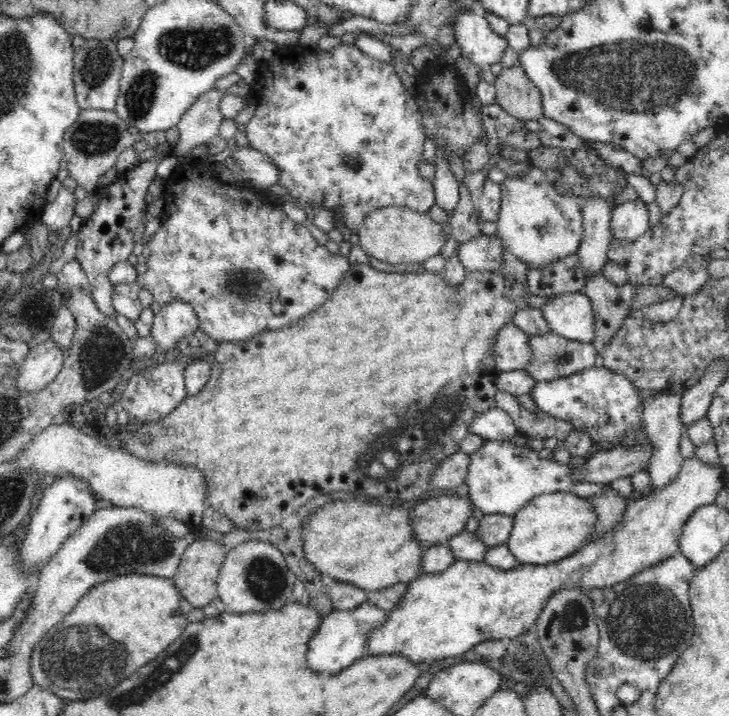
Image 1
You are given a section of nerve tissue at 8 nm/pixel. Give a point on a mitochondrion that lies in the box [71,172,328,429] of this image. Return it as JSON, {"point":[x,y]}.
{"point":[101,354]}

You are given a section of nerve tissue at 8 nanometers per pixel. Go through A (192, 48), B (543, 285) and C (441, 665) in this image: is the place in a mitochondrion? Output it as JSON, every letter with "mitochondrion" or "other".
{"A":"mitochondrion","B":"other","C":"other"}

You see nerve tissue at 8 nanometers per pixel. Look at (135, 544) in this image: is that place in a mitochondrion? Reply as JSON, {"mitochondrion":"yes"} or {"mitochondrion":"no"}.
{"mitochondrion":"yes"}

